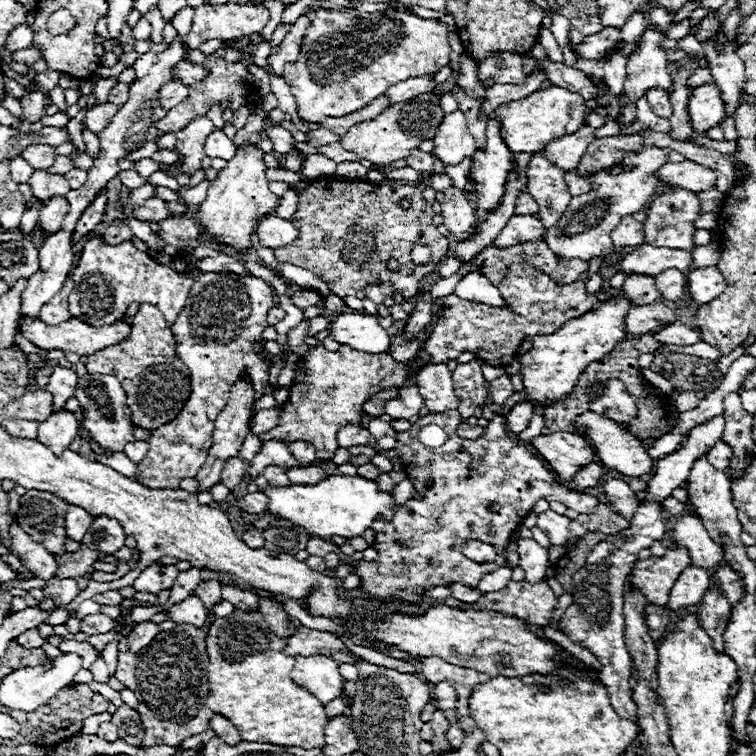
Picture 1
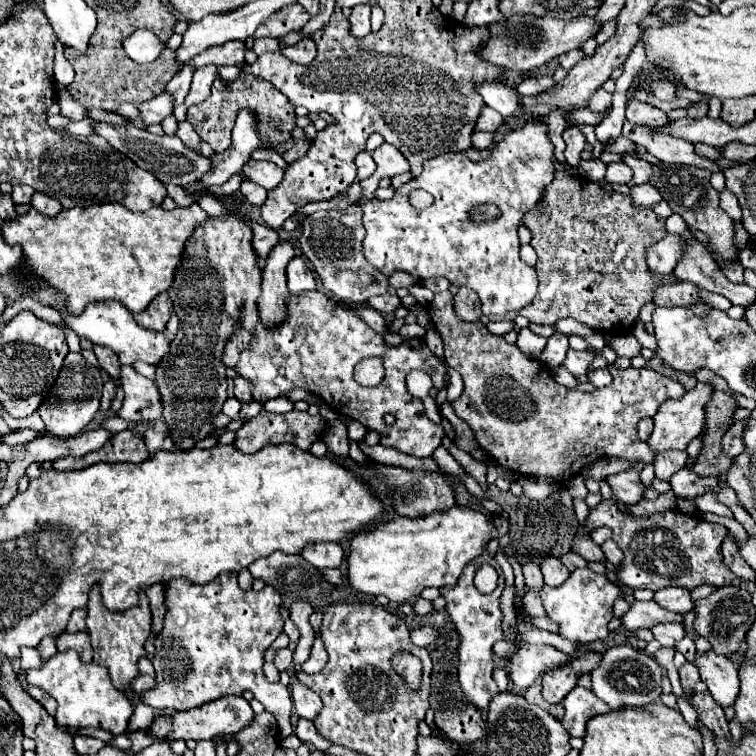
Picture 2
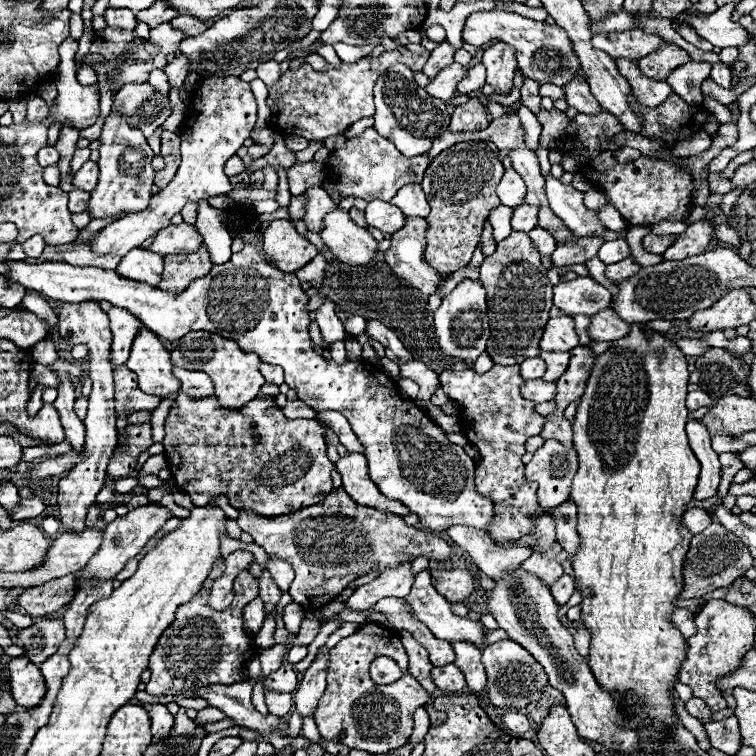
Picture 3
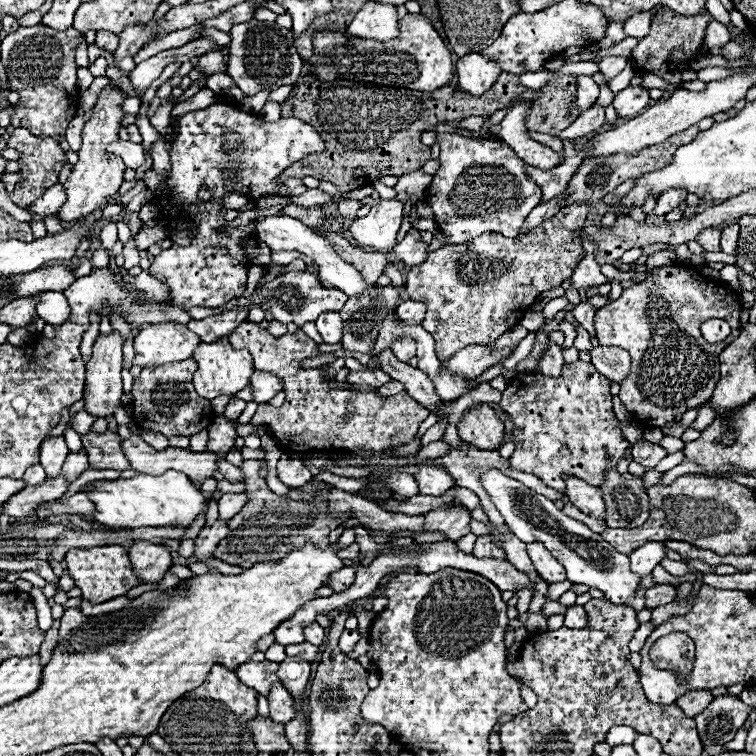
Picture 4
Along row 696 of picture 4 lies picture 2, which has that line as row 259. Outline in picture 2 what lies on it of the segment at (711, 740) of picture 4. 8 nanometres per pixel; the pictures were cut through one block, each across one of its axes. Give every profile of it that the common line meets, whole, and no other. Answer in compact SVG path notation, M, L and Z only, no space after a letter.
M656 162L650 184L660 190L662 198L670 204L672 212L680 214L690 228L700 230L708 236L708 248L718 256L722 264L732 264L738 260L738 248L734 244L734 222L720 208L720 192L712 188L710 174L706 170L694 168L694 166Z

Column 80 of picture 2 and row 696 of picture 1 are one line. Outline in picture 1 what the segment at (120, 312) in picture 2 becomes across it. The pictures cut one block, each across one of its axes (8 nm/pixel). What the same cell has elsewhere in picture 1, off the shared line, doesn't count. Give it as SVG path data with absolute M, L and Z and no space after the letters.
M296 656L292 680L316 696L322 704L332 702L342 692L344 678L340 676L338 662L328 656Z

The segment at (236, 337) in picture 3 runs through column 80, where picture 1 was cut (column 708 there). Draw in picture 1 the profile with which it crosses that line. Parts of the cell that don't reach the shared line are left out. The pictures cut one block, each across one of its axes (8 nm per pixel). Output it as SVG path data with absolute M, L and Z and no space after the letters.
M716 266L688 272L688 296L696 304L706 304L726 290L726 280Z

